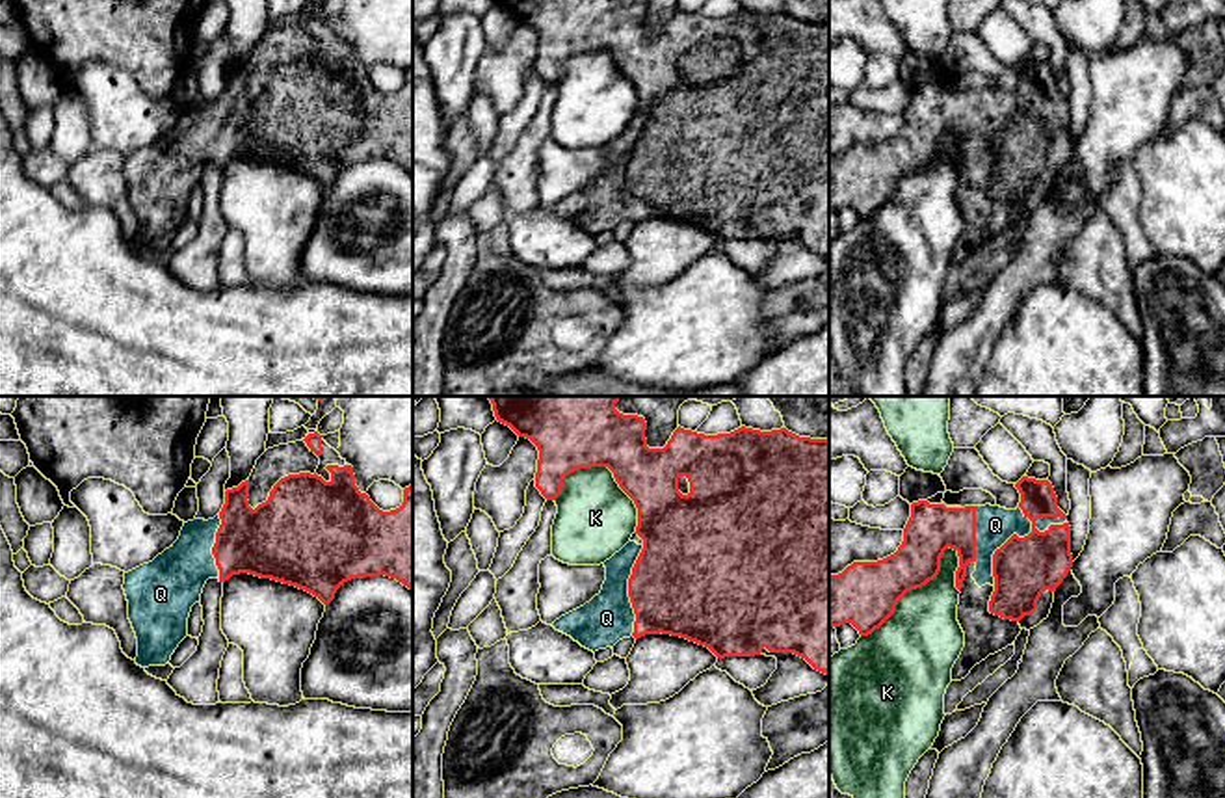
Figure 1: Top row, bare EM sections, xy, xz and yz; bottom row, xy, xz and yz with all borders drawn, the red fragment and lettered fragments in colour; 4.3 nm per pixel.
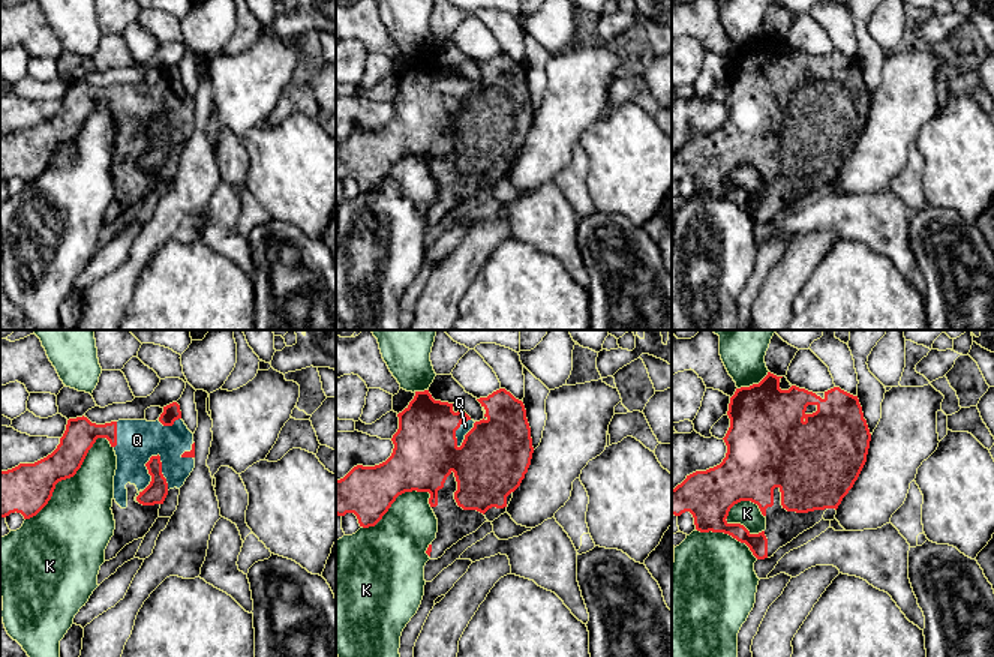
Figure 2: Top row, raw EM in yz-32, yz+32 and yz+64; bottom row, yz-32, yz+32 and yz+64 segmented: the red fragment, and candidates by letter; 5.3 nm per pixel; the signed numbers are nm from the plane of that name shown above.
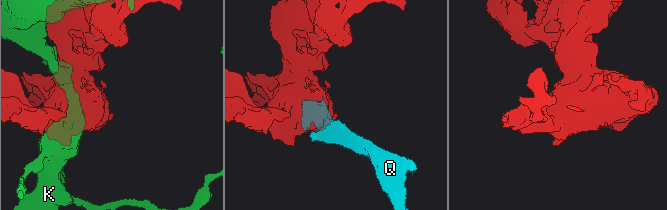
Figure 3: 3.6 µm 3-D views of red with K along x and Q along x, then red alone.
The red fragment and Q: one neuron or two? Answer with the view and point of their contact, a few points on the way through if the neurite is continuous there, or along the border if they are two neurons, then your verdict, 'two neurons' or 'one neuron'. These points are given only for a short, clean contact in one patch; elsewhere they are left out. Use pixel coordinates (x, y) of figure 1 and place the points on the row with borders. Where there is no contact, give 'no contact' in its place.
contact yz (1015, 534); one neuron

